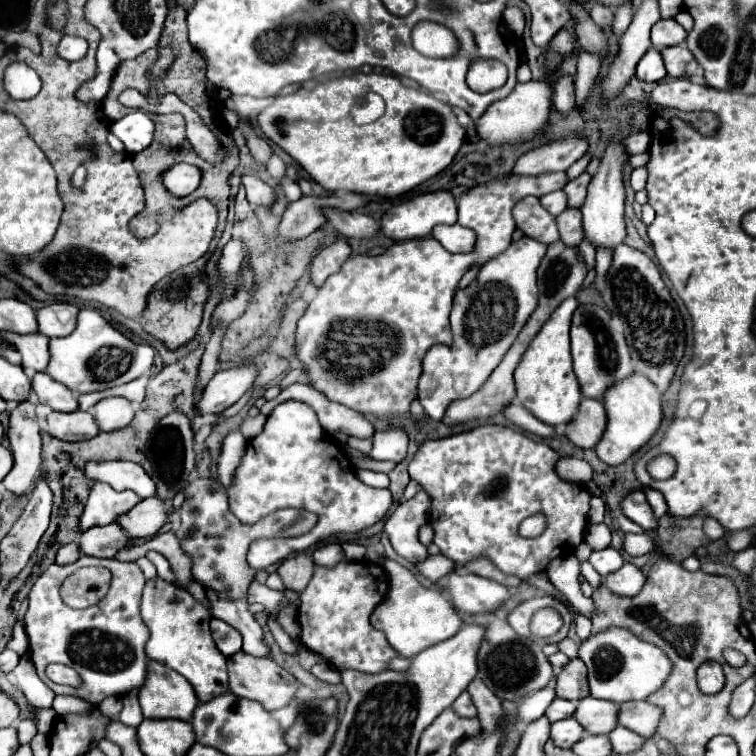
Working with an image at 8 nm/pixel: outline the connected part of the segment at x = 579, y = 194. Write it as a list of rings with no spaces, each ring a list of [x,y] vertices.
[[[582,173],[578,179],[566,183],[566,187],[564,187],[562,191],[564,191],[566,197],[568,197],[568,207],[570,207],[570,209],[580,209],[580,207],[584,205],[588,183],[590,183],[590,175],[588,175],[588,173]]]

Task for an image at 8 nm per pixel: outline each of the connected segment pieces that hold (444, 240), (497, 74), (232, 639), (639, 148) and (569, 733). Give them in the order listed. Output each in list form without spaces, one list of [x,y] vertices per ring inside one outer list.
[[[458,223],[434,227],[432,237],[440,241],[450,253],[470,253],[474,251],[474,243],[476,243],[476,233]]]
[[[476,59],[470,65],[466,81],[468,81],[468,87],[476,93],[494,91],[506,83],[506,67],[502,67],[502,63],[498,61]]]
[[[210,619],[210,629],[212,629],[212,637],[216,641],[216,647],[226,657],[230,657],[242,649],[242,635],[232,625],[224,623],[222,619]]]
[[[644,131],[644,133],[632,133],[628,135],[622,145],[626,147],[626,153],[628,155],[636,155],[636,153],[646,153],[648,147],[650,147],[650,133]]]
[[[574,717],[552,723],[550,739],[558,747],[574,747],[574,743],[578,743],[578,739],[582,739],[582,735],[584,735],[584,729]]]

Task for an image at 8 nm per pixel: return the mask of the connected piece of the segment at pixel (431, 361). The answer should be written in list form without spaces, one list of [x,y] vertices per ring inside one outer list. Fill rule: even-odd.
[[[522,237],[500,255],[486,261],[478,277],[466,289],[456,293],[450,315],[454,343],[452,347],[434,345],[424,357],[424,371],[418,391],[420,403],[428,417],[440,421],[452,401],[466,399],[476,393],[486,383],[490,373],[500,365],[520,329],[538,307],[536,269],[544,255],[544,243],[534,243],[534,239]]]

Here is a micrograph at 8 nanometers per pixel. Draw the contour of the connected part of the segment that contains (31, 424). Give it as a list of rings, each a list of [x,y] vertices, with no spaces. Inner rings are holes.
[[[26,399],[10,411],[8,439],[12,445],[14,467],[6,475],[4,487],[14,495],[22,497],[34,483],[42,465],[42,457],[40,457],[42,443],[40,443],[40,427],[36,419],[34,401]]]

